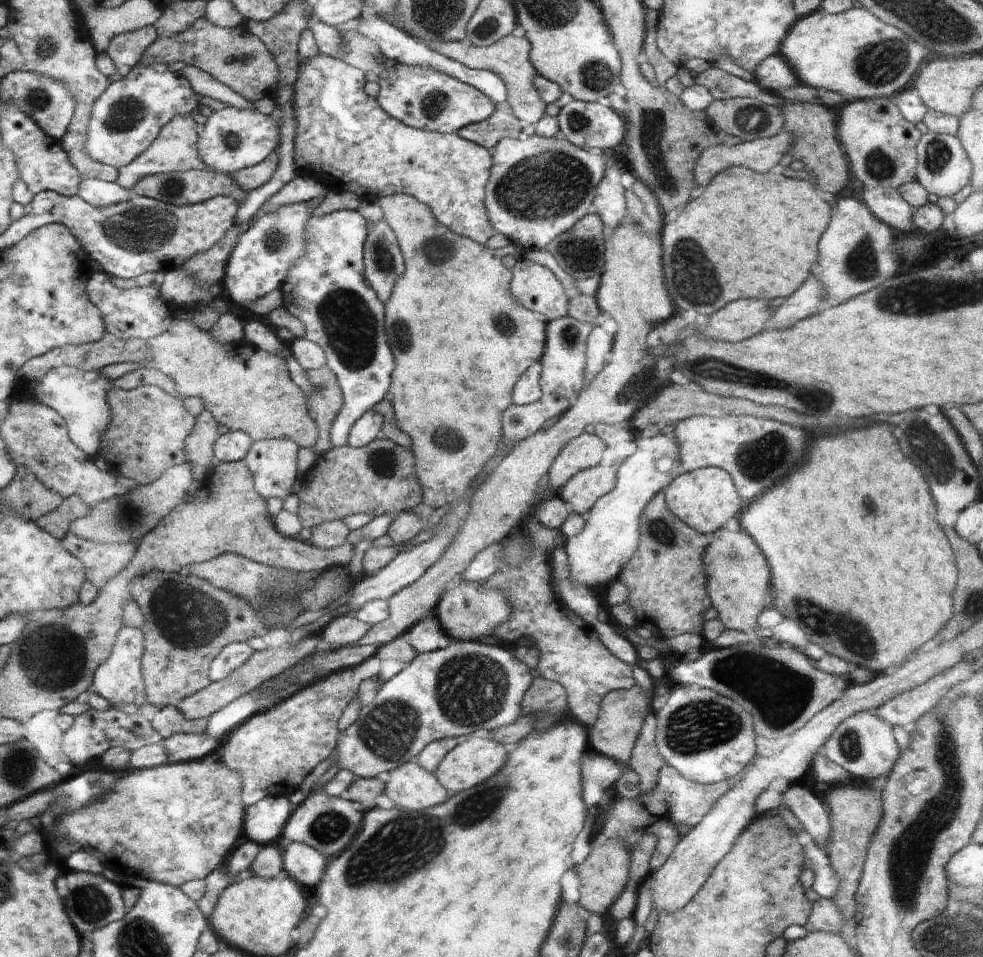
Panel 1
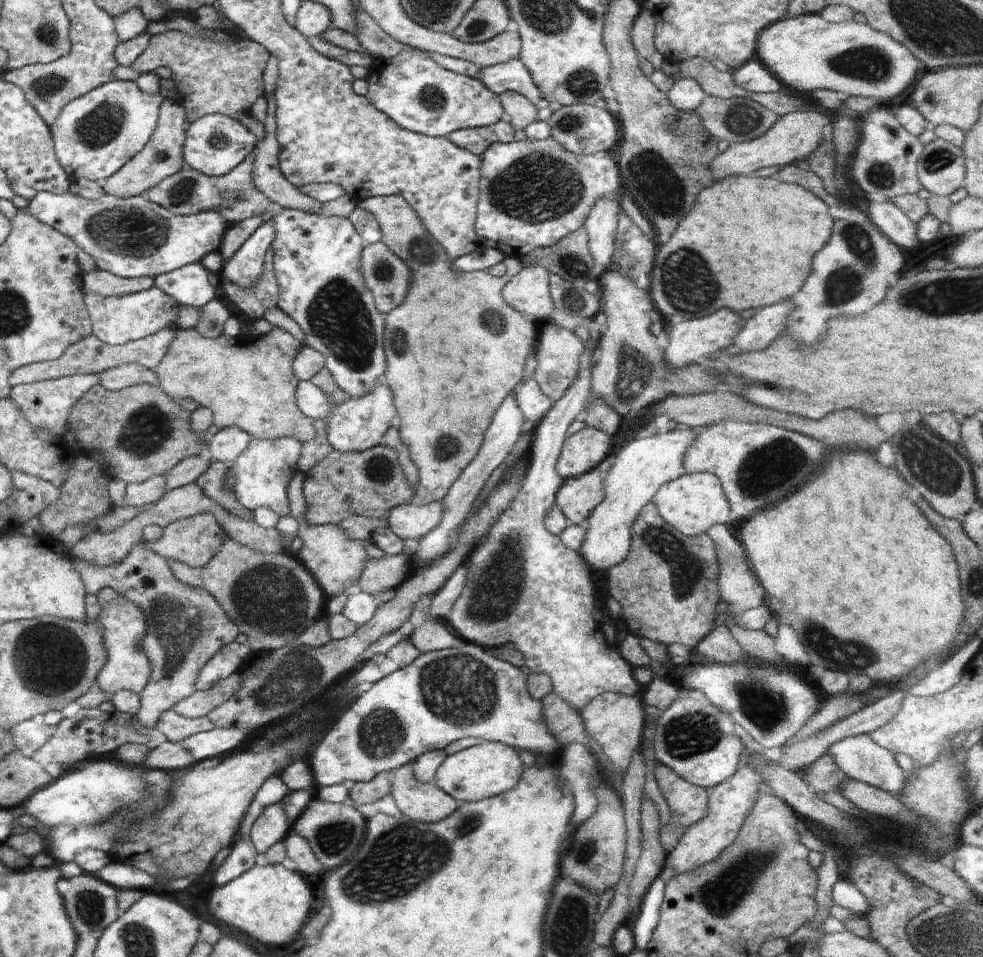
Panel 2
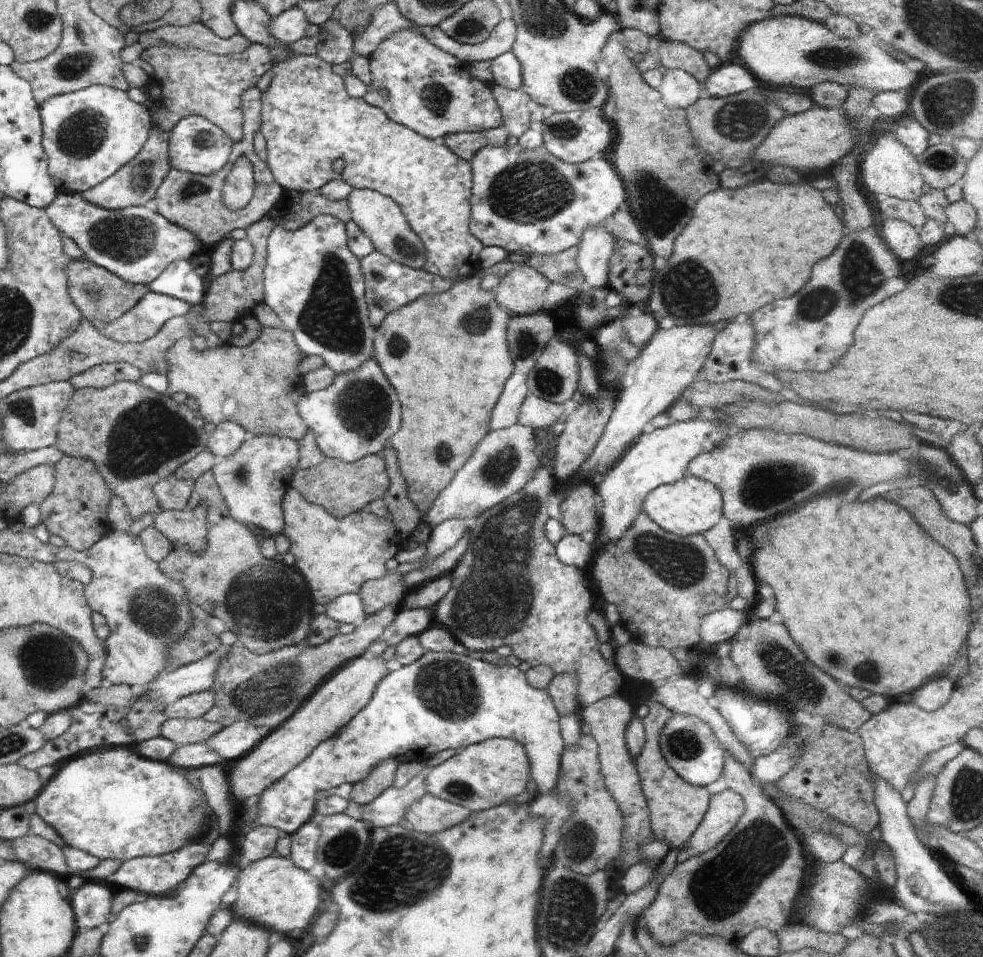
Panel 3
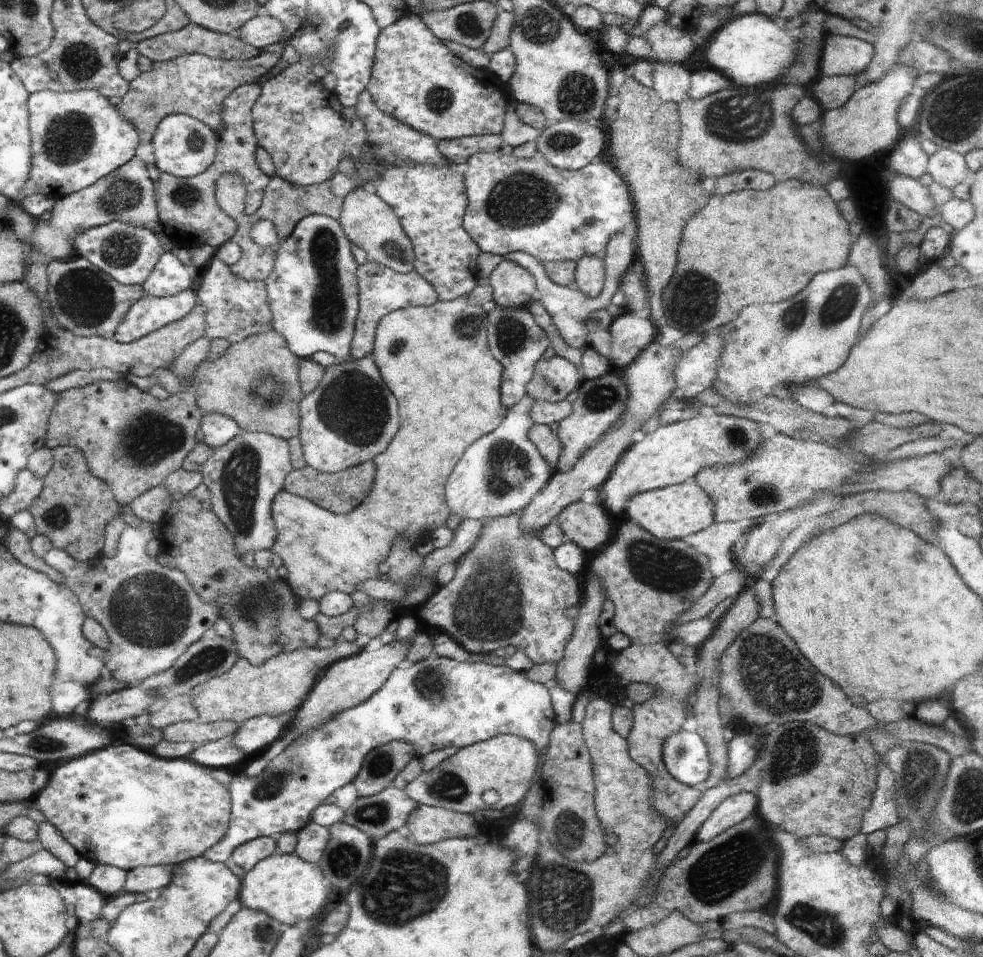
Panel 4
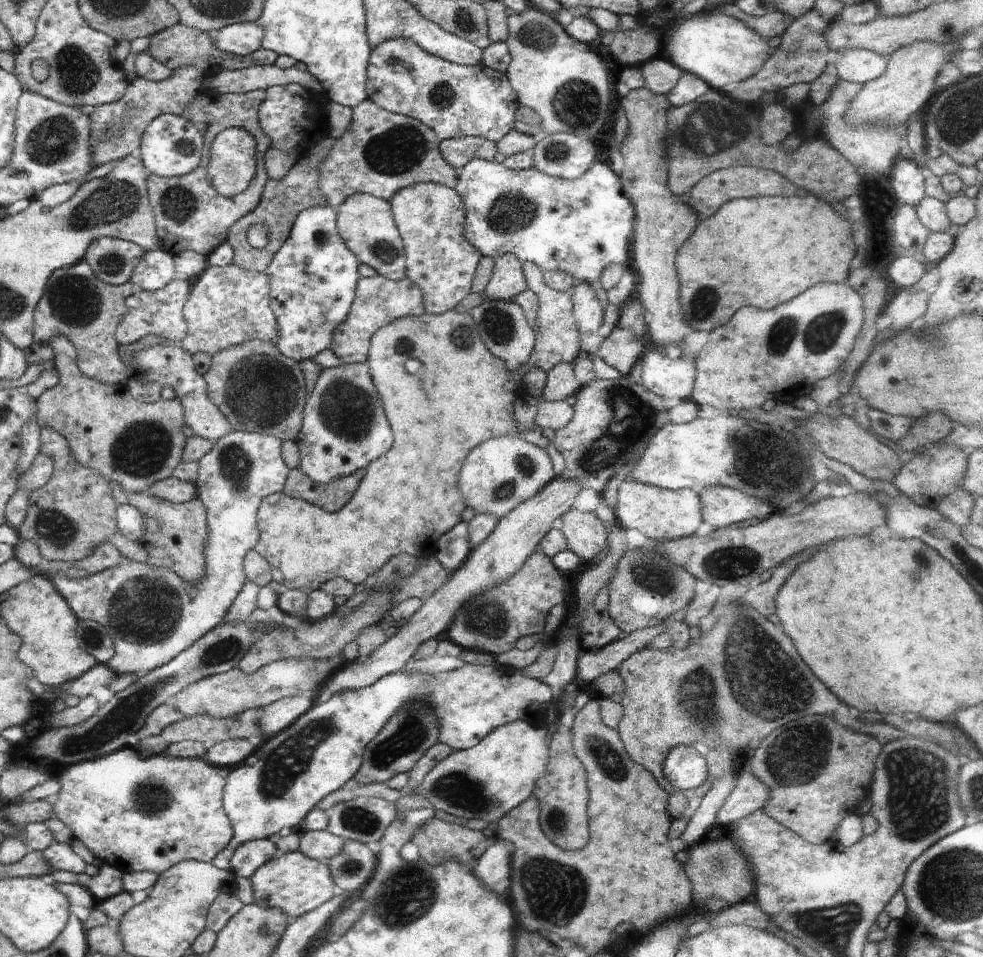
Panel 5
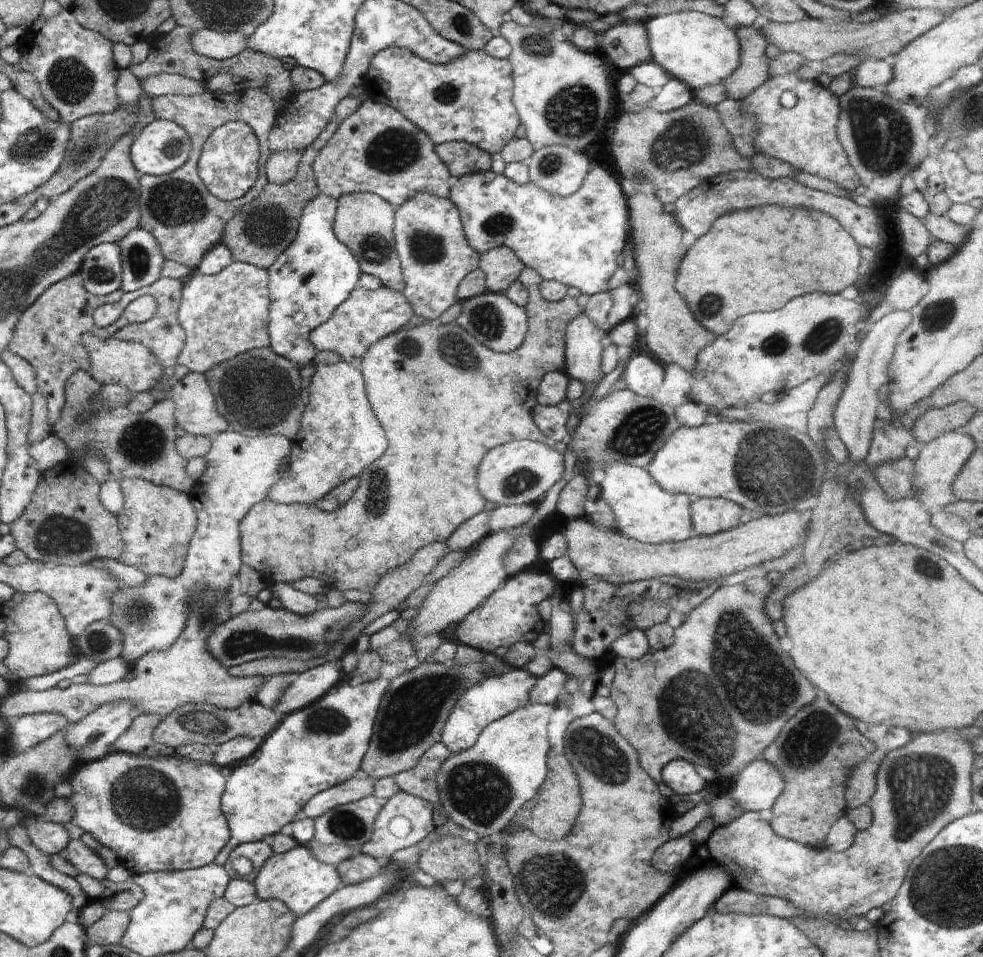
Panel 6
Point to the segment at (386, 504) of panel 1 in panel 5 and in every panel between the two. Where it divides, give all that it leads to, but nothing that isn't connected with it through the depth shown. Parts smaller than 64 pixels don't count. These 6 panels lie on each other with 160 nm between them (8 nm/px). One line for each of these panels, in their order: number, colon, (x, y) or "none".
2: (370, 483)
3: (340, 488)
4: (341, 492)
5: (332, 496)

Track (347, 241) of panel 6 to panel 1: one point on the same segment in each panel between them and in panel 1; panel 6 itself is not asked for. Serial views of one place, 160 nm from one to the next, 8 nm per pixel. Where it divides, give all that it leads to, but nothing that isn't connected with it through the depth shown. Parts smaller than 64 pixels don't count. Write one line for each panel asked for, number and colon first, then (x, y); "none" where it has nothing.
1: (448, 392)
2: (455, 349)
3: (380, 217)
4: (367, 221)
5: (365, 222)

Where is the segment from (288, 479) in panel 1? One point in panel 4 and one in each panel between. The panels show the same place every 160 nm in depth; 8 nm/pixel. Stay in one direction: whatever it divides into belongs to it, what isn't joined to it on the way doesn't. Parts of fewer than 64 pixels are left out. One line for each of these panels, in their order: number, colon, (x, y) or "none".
2: (260, 475)
3: (253, 481)
4: (243, 476)

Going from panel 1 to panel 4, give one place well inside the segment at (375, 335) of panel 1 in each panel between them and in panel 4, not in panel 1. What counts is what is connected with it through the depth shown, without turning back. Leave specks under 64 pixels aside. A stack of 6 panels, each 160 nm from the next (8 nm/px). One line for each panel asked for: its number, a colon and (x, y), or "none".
2: (317, 258)
3: (312, 281)
4: (312, 291)

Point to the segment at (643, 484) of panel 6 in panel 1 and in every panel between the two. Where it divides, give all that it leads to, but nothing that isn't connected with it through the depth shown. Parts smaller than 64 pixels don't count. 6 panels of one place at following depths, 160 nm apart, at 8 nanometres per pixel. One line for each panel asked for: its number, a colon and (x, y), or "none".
1: (705, 499)
2: (692, 503)
3: (690, 506)
4: (676, 512)
5: (659, 514)

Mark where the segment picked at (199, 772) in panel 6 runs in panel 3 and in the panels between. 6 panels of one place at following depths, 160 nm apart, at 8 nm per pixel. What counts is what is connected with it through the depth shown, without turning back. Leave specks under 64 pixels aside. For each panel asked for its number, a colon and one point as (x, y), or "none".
3: (113, 803)
4: (121, 806)
5: (138, 813)

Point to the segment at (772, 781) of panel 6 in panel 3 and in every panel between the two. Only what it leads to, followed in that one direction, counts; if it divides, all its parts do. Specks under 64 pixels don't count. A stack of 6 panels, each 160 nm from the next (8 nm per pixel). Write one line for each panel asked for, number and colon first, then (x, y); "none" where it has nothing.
3: (725, 808)
4: (732, 810)
5: (749, 794)

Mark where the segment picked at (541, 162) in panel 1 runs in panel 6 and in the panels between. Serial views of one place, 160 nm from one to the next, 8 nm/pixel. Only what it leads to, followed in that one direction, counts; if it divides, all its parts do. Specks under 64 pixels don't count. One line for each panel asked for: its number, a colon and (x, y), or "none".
2: (532, 192)
3: (524, 200)
4: (526, 204)
5: (581, 226)
6: (575, 240)

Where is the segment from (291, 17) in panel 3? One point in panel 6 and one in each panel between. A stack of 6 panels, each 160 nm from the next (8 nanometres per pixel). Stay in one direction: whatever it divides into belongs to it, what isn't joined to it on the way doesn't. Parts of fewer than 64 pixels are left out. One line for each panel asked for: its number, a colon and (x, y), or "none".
4: (260, 32)
5: (240, 39)
6: (223, 45)

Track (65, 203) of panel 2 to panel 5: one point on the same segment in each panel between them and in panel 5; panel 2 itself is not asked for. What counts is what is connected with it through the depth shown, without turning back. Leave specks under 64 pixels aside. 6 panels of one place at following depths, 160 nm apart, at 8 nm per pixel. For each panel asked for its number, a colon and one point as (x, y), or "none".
3: (137, 243)
4: (129, 254)
5: (113, 260)

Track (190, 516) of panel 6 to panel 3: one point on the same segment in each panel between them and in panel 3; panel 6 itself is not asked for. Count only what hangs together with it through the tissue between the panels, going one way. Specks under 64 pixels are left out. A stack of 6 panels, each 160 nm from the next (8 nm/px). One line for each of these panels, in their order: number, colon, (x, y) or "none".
3: (265, 602)
4: (263, 612)
5: (176, 535)

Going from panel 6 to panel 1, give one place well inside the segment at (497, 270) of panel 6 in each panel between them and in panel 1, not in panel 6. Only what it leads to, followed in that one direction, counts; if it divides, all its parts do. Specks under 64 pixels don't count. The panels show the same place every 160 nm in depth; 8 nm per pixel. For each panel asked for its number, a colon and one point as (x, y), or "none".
1: (536, 285)
2: (528, 292)
3: (521, 291)
4: (513, 286)
5: (507, 280)

